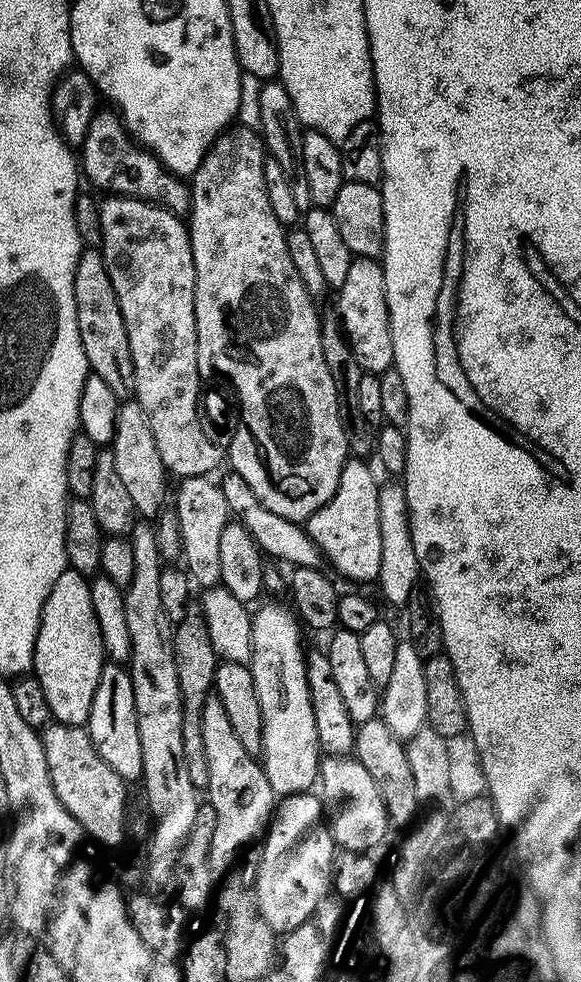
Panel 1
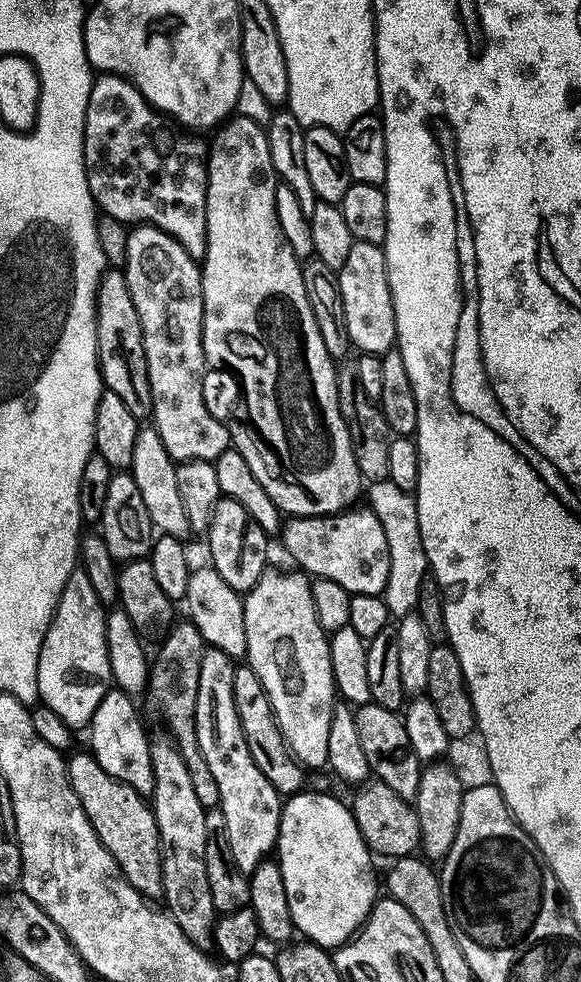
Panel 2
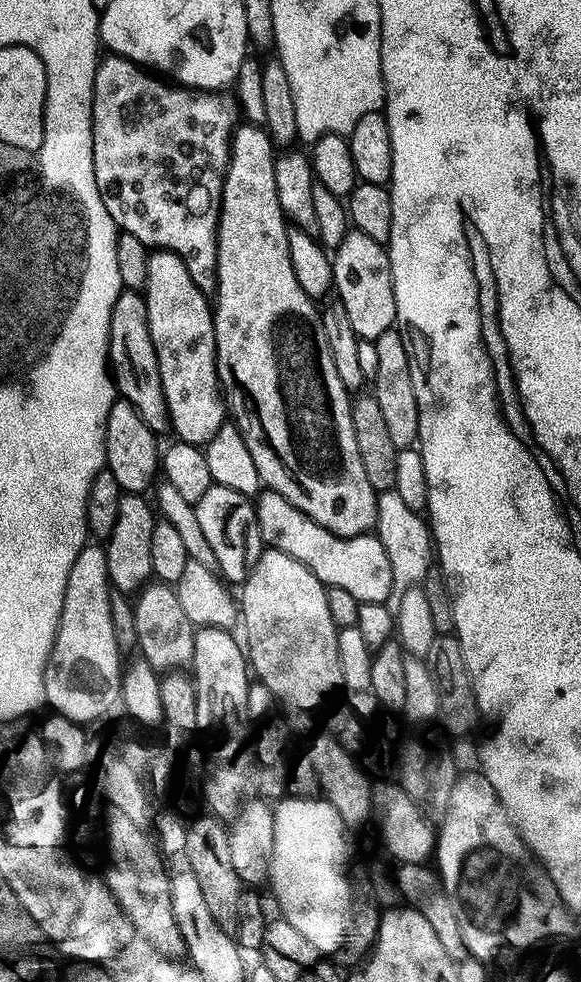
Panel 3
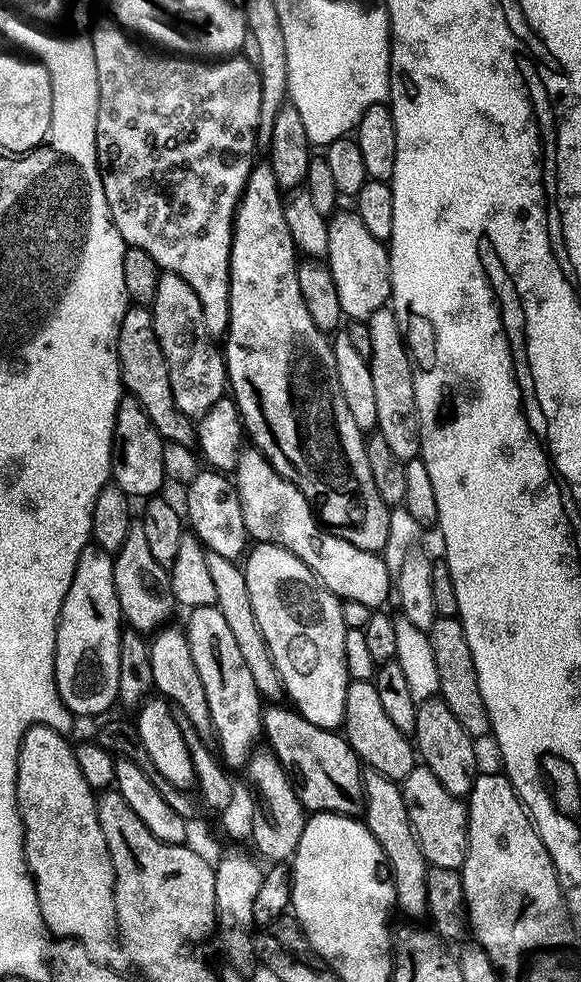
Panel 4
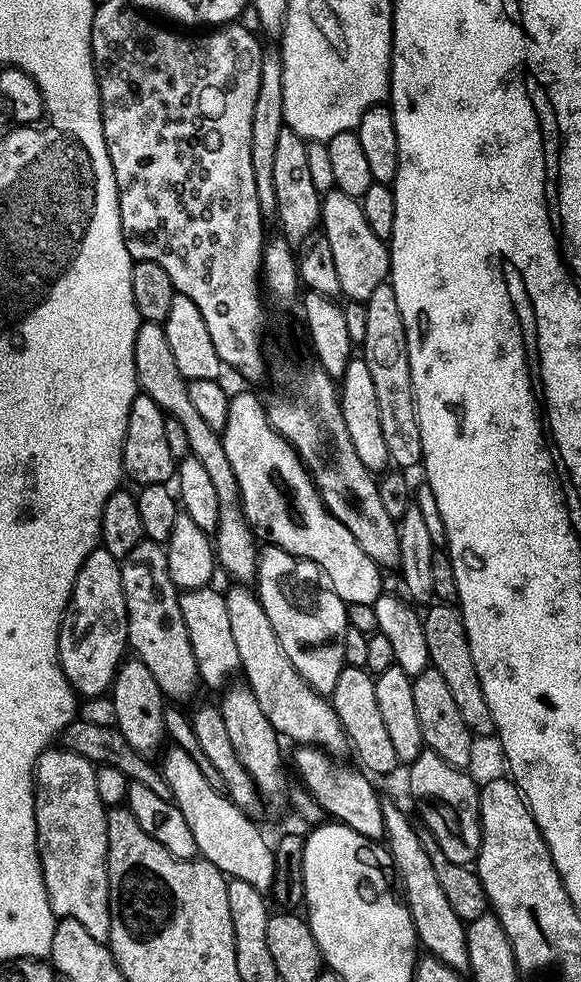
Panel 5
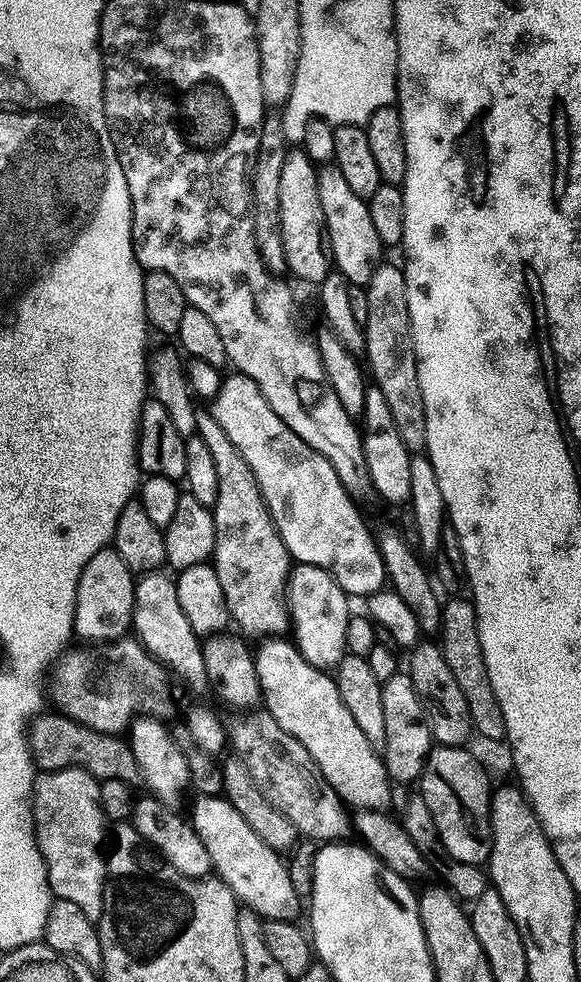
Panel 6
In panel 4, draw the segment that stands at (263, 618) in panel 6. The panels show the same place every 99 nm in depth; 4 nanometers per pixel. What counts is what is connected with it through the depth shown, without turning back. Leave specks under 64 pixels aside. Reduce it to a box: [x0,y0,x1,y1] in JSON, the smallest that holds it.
[116,306,196,448]

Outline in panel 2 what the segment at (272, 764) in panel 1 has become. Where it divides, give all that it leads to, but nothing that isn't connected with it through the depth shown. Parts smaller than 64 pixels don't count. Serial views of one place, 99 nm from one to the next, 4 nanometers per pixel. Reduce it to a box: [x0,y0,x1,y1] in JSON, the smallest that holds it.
[243,568,338,769]

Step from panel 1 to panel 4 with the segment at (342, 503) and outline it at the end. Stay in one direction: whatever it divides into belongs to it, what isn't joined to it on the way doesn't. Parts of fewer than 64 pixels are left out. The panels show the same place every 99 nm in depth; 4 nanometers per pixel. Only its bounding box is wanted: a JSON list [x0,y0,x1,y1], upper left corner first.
[234,446,394,610]

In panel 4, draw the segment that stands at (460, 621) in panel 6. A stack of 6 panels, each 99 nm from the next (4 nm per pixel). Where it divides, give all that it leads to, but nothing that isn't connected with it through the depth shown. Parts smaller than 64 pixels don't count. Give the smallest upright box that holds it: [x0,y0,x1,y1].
[426,616,492,738]

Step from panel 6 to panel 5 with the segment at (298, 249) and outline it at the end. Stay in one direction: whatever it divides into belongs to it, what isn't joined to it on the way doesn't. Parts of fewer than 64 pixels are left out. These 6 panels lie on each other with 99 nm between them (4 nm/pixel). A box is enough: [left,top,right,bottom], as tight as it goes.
[274,127,322,246]

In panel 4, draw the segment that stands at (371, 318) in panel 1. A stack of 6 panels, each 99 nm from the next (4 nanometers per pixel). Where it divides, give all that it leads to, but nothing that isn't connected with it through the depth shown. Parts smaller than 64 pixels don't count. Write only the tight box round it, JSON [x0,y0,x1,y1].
[326,210,392,321]

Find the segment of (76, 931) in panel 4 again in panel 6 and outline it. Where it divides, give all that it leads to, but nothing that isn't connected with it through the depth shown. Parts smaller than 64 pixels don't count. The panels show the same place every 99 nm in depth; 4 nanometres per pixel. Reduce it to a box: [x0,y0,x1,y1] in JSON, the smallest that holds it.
[34,768,110,922]

